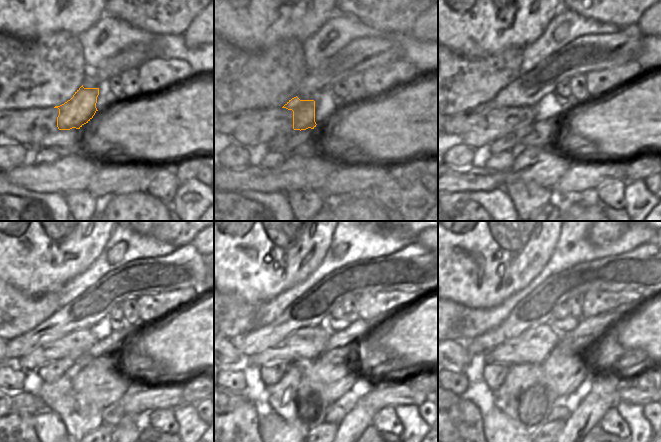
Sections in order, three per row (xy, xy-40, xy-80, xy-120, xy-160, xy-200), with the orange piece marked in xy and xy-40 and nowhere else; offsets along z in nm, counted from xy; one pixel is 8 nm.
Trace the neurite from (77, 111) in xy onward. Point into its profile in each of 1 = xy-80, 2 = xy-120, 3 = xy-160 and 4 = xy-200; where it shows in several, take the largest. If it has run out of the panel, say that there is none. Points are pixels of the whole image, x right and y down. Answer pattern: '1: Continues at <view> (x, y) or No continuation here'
1: Continues at xy-80 (506, 142)
2: Continues at xy-120 (50, 372)
3: Continues at xy-160 (270, 373)
4: Continues at xy-200 (494, 374)

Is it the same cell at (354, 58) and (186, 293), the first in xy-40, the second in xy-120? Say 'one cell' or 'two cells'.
two cells

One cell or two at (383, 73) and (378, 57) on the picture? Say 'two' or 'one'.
two

